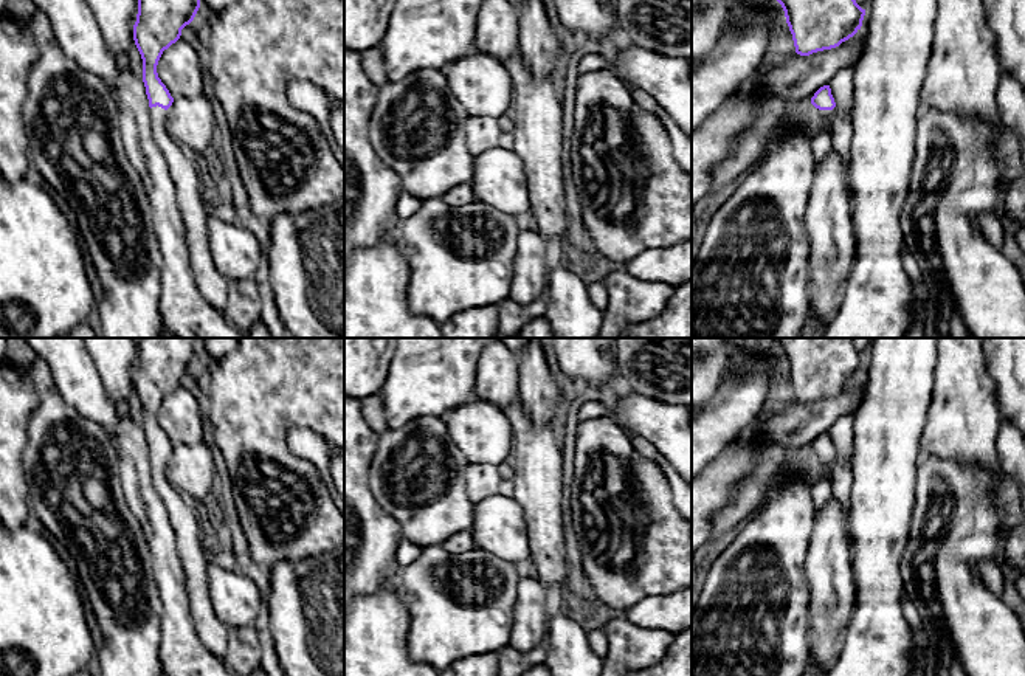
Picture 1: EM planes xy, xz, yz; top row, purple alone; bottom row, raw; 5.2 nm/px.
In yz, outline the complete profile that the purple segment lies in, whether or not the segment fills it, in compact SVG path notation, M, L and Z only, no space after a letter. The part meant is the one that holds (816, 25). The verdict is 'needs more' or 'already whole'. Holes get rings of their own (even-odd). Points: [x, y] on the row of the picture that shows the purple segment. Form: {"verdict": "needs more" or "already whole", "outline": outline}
{"verdict": "already whole", "outline": "M777 0L792 34L795 53L831 50L862 26L865 9L856 0Z"}

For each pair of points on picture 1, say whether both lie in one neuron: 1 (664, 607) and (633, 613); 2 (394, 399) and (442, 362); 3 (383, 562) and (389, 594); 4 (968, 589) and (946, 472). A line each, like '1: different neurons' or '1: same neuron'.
1: same neuron
2: same neuron
3: different neurons
4: same neuron

